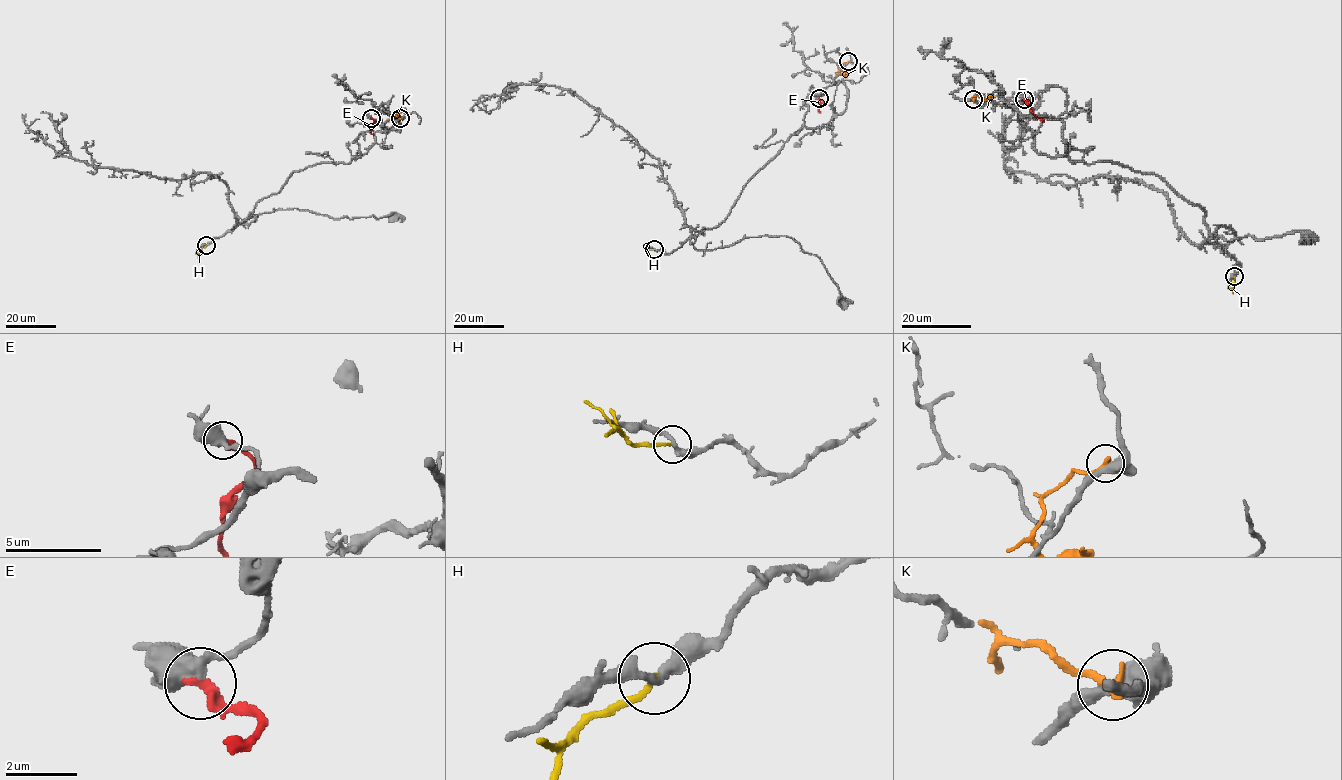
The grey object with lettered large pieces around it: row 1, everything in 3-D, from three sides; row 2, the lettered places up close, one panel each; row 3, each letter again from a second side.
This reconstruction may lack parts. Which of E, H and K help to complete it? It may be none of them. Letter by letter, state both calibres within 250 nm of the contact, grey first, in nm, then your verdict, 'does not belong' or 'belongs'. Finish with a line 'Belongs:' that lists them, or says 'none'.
E: 460/400 nm | does not belong
H: 280/170 nm | does not belong
K: 500/280 nm | does not belong
Belongs: none

